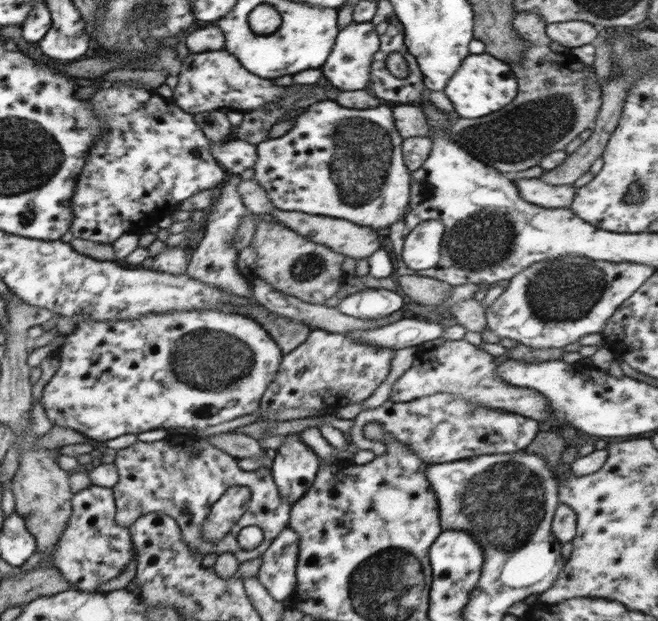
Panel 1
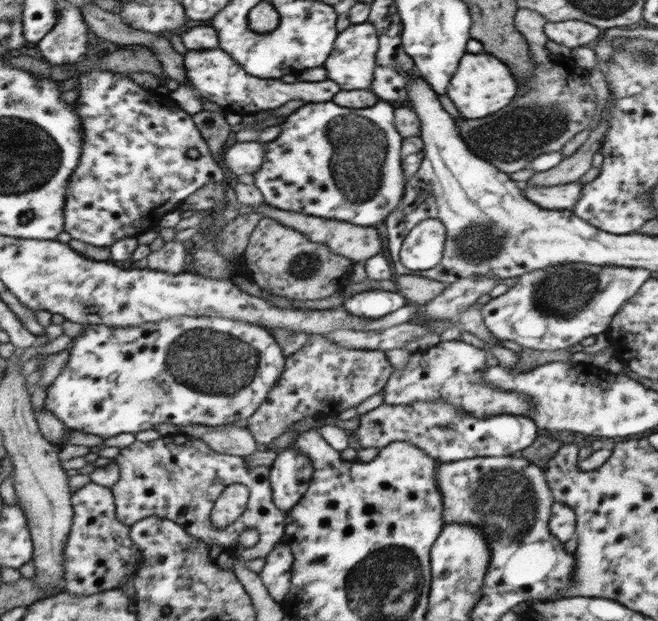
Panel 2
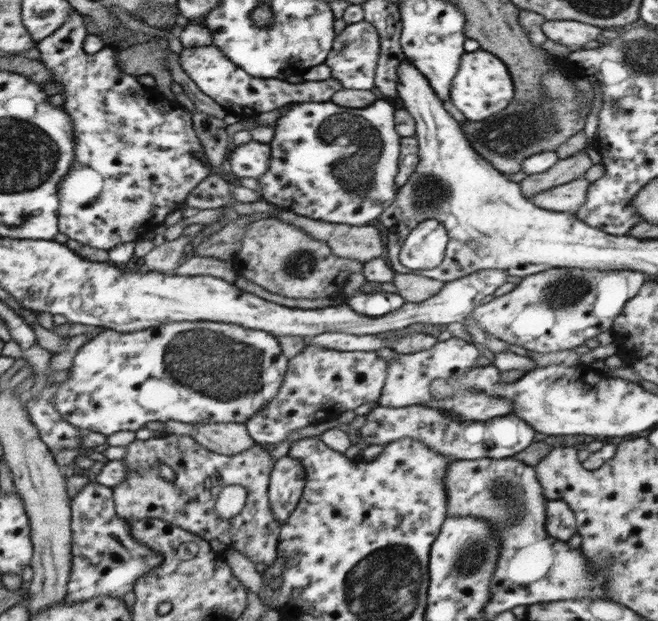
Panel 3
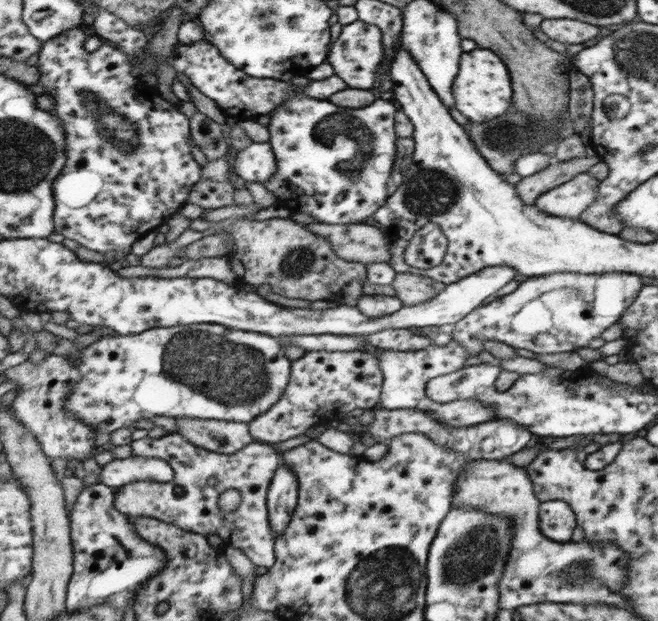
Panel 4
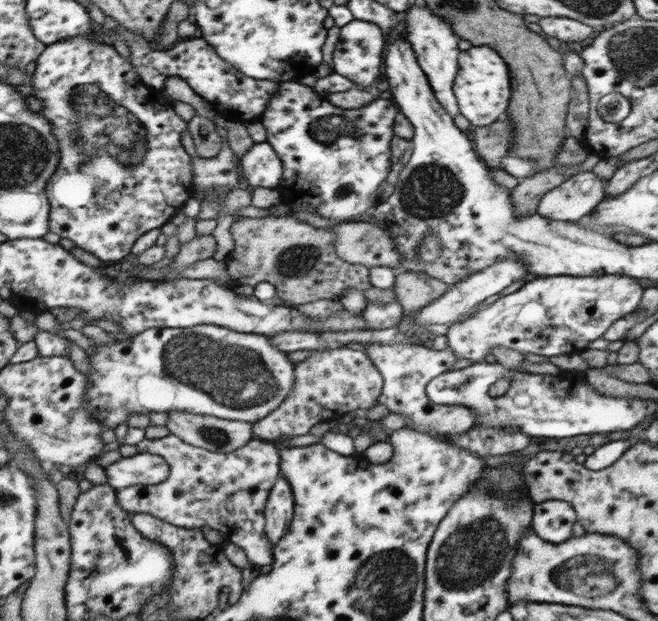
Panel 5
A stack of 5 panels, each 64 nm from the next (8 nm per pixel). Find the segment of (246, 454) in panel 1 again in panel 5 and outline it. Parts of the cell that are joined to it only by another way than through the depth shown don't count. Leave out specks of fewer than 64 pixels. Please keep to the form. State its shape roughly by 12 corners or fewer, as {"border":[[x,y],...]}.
{"border":[[168,412],[184,442],[228,454],[254,438],[239,420]]}

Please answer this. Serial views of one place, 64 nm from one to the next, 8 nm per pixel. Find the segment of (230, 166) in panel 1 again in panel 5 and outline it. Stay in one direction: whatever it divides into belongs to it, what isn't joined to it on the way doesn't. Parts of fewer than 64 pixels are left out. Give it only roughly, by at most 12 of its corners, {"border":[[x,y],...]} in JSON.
{"border":[[267,142],[237,160],[242,179],[273,189],[283,169]]}

